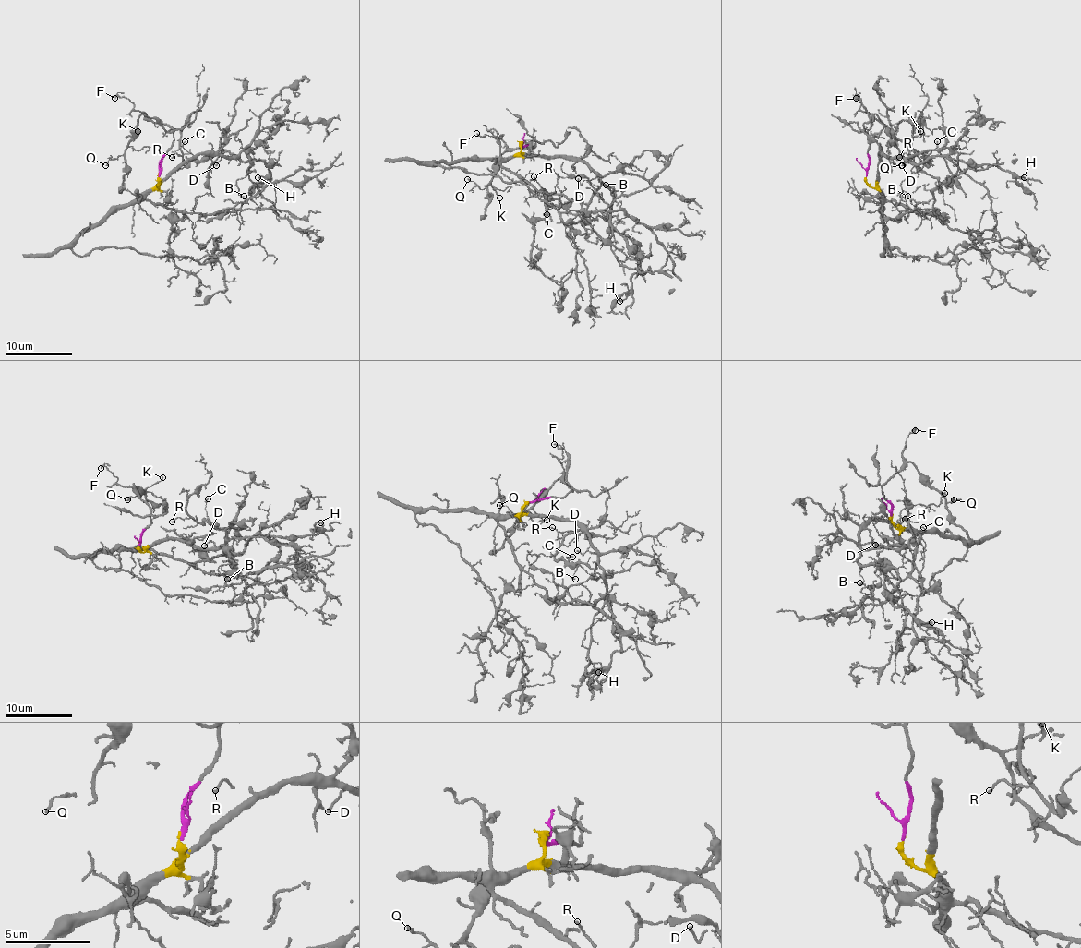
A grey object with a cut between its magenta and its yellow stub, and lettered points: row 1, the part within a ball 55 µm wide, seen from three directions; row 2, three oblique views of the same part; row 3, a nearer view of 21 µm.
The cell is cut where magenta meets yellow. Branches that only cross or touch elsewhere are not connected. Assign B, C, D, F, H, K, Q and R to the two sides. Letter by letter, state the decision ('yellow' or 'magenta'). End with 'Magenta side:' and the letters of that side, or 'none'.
B: yellow
C: yellow
D: yellow
F: magenta
H: yellow
K: magenta
Q: magenta
R: yellow
Magenta side: F, K, Q

